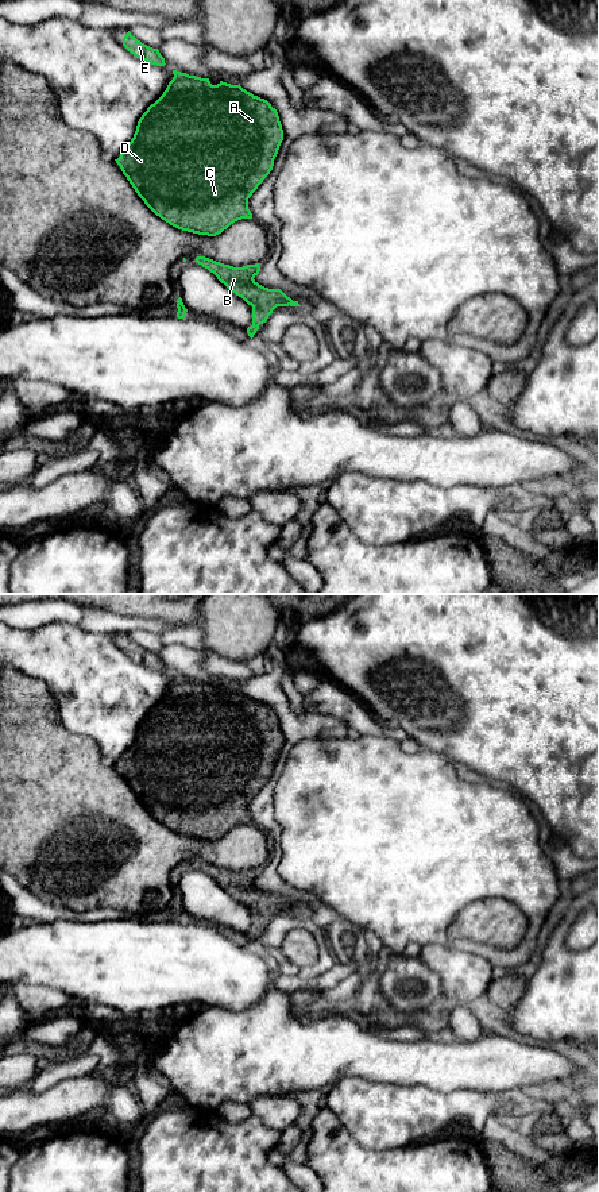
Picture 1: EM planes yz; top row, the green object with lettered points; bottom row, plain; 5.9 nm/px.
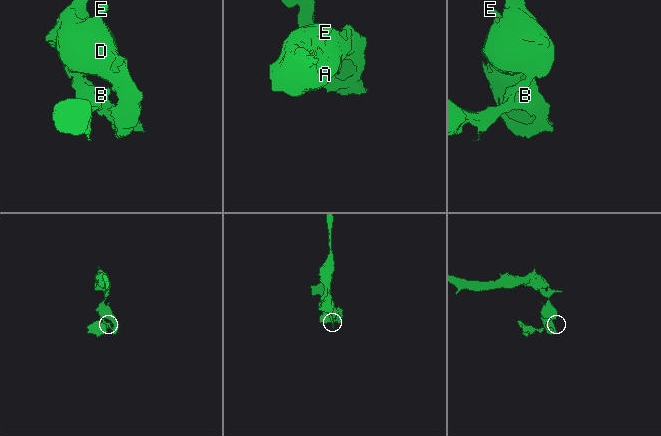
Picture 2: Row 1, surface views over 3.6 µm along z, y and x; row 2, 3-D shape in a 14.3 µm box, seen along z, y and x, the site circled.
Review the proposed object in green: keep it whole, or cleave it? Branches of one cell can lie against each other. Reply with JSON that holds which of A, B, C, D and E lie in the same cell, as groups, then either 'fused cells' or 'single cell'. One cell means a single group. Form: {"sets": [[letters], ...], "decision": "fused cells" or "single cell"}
{"sets": [["A", "B", "C", "D", "E"]], "decision": "single cell"}

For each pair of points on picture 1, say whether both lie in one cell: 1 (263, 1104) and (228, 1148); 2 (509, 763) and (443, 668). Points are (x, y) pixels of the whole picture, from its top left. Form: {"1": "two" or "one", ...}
{"1": "two", "2": "one"}

